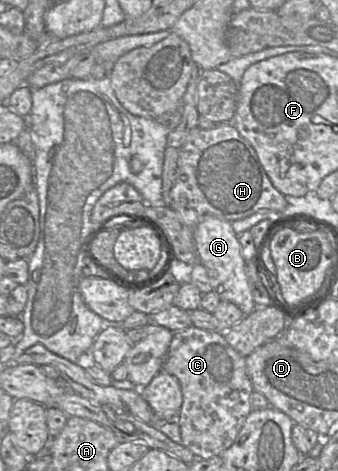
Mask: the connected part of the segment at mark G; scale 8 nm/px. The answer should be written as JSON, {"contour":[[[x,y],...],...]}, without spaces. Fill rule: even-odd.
{"contour":[[[213,215],[204,216],[194,228],[194,240],[198,261],[206,268],[212,291],[216,292],[220,301],[235,304],[244,316],[256,308],[246,275],[246,261],[241,253],[238,235],[231,222]]]}

